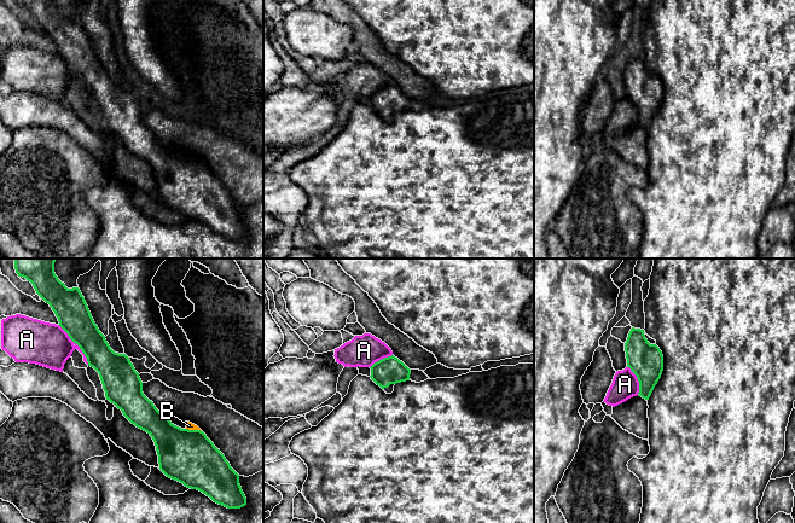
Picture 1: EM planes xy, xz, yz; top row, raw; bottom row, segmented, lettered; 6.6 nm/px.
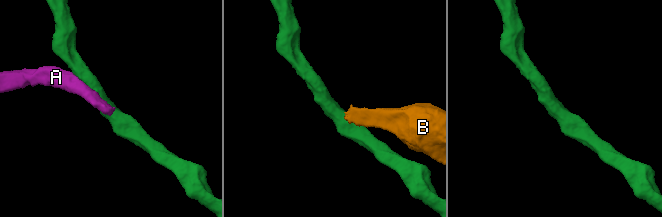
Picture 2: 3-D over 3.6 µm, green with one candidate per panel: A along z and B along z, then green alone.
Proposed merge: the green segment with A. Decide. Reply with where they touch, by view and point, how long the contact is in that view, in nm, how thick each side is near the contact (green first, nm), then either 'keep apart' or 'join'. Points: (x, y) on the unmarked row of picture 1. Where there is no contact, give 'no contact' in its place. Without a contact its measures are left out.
meets green in xy at (76, 73); contact 340 nm long; 220 nm thick on the green side, 280 nm on the other; keep apart

